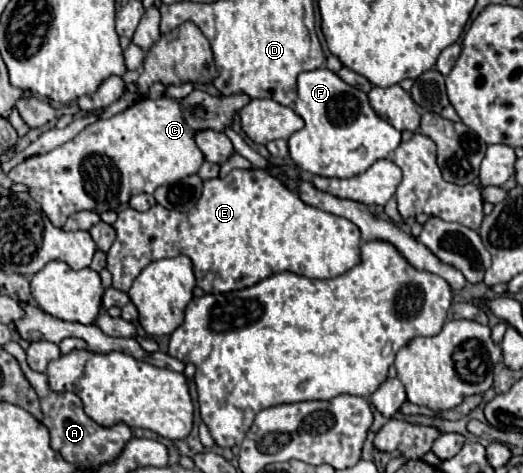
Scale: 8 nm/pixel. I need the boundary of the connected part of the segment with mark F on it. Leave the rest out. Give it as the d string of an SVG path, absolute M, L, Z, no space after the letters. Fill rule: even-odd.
M327 68L303 72L297 78L297 100L293 110L305 120L305 128L287 140L289 156L295 166L309 174L327 178L357 176L373 162L389 158L401 142L401 132L375 114L365 92L345 84Z

